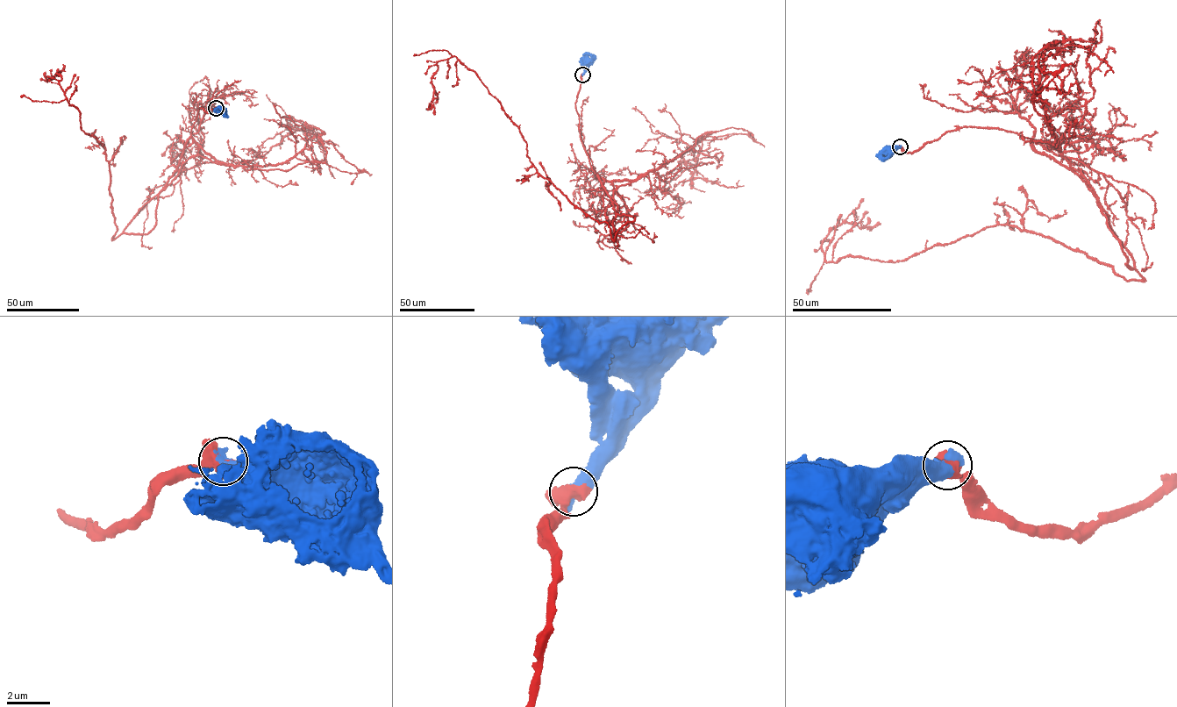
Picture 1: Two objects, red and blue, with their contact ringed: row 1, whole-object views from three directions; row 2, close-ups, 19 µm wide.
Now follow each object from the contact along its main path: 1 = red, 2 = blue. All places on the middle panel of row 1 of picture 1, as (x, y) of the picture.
1: (582, 74), (581, 140), (617, 213), (613, 241), (538, 173), (455, 56), (437, 64), (434, 115)
2: (582, 74), (587, 63)

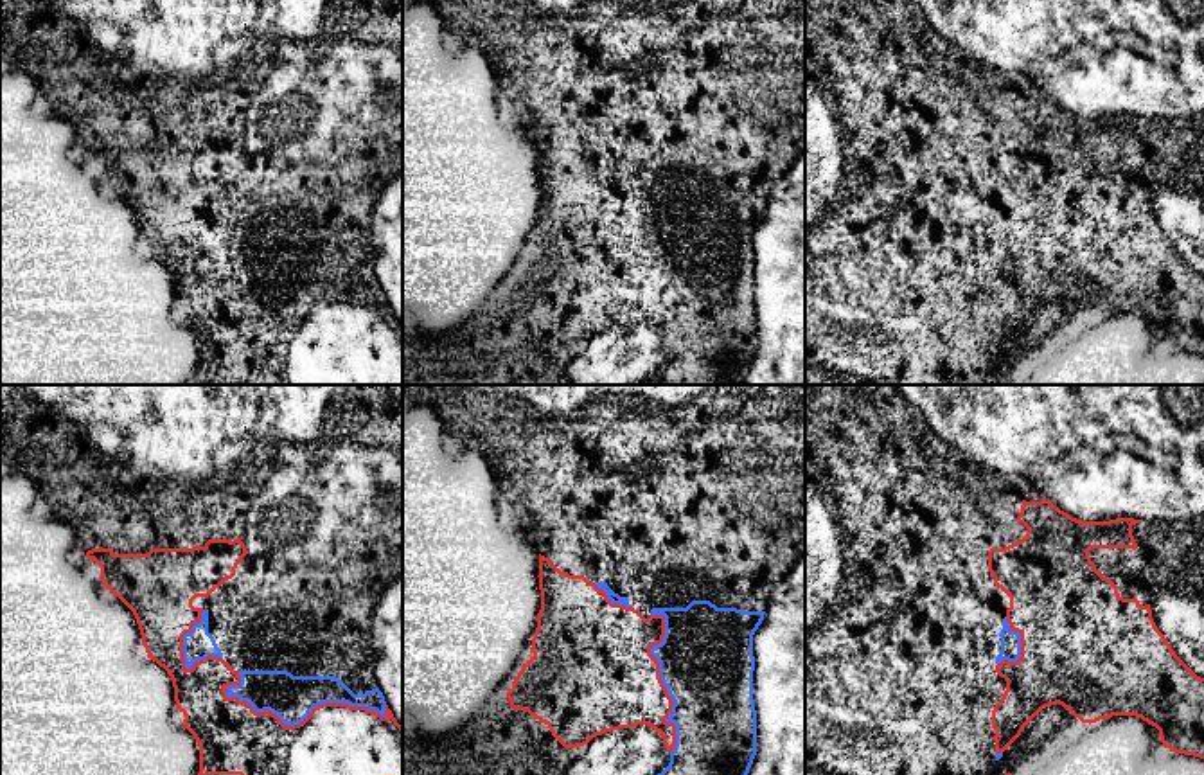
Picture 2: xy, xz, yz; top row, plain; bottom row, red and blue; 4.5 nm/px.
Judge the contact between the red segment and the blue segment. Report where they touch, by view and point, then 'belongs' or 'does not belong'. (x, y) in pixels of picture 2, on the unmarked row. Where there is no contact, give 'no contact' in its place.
xy (306, 315) | belongs

